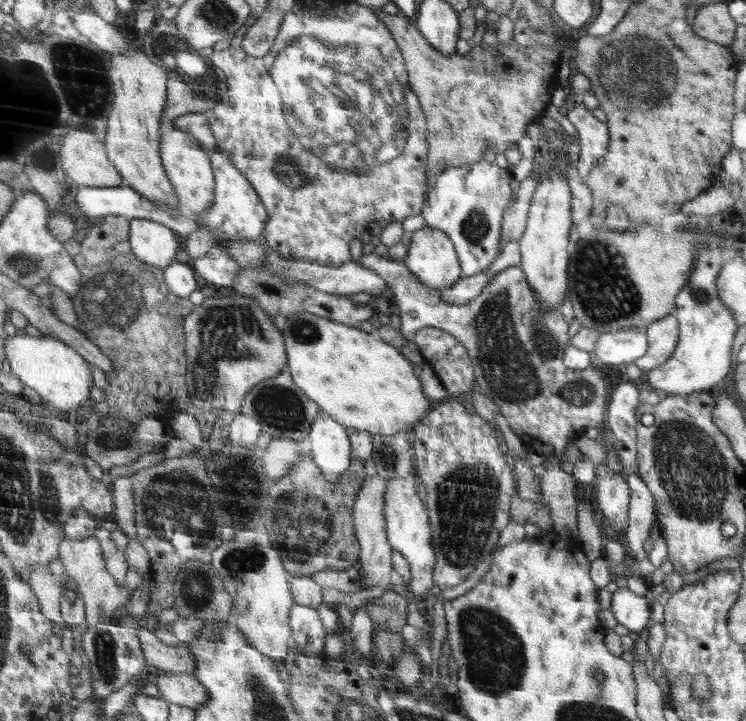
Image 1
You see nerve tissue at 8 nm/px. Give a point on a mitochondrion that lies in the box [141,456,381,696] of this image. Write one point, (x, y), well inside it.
(311, 520)

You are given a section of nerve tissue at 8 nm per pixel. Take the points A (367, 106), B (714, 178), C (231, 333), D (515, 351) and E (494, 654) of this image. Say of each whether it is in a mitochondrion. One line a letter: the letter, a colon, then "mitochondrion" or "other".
A: mitochondrion
B: other
C: mitochondrion
D: mitochondrion
E: mitochondrion

